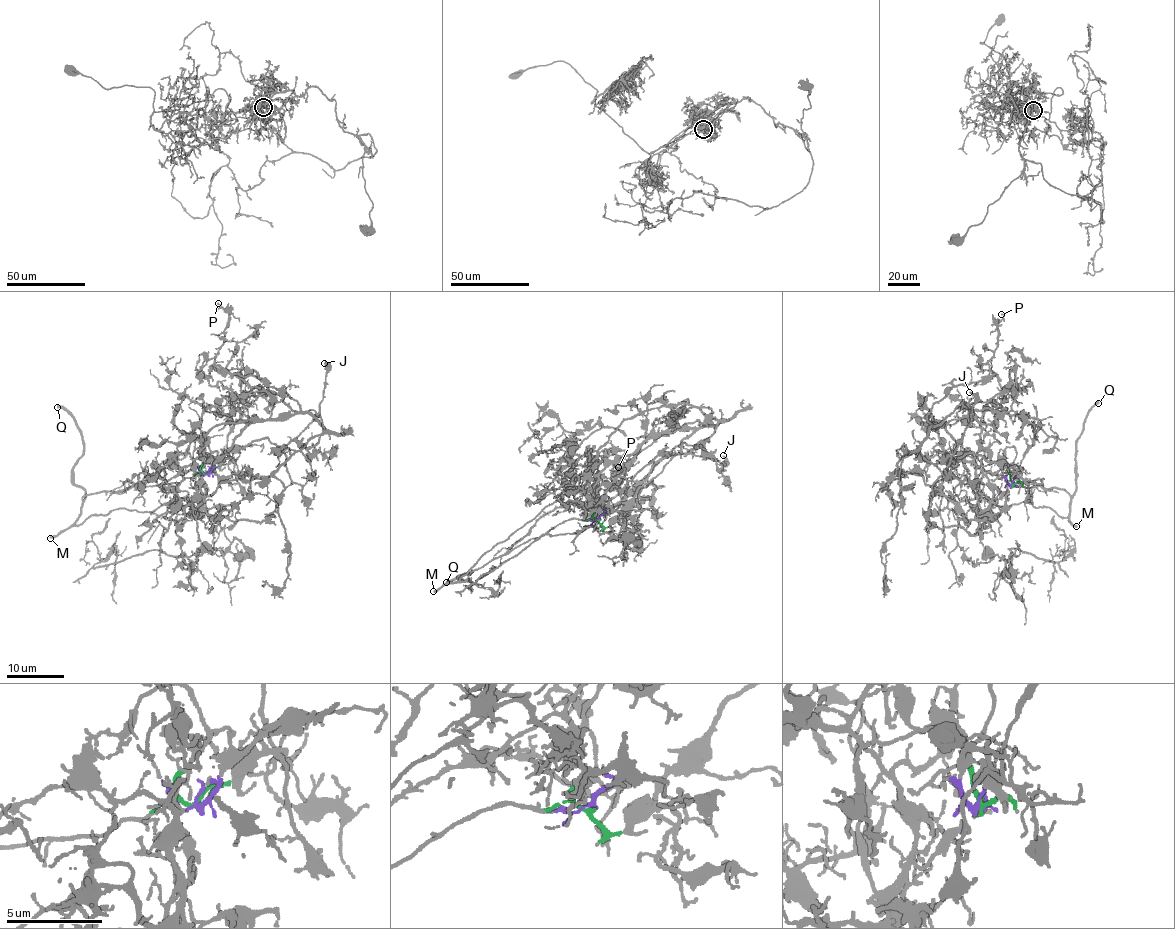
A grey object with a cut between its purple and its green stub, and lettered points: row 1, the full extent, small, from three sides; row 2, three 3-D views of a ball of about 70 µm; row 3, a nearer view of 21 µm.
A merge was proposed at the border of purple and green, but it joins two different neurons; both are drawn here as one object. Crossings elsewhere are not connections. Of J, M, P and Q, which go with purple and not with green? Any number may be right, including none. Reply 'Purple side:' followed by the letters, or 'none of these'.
Purple side: J, P

